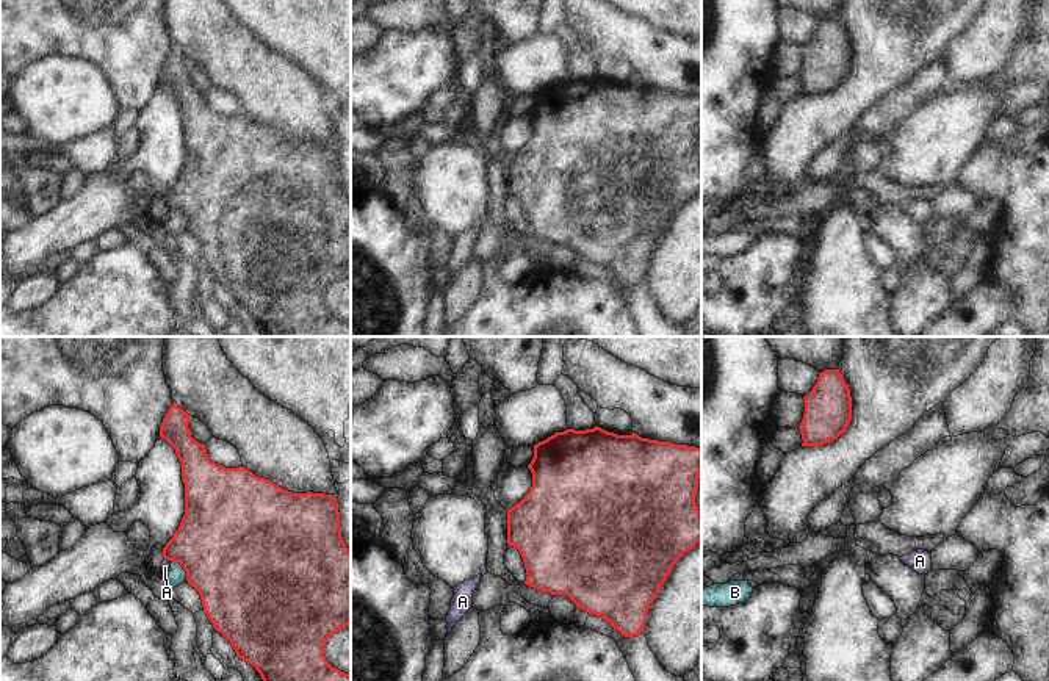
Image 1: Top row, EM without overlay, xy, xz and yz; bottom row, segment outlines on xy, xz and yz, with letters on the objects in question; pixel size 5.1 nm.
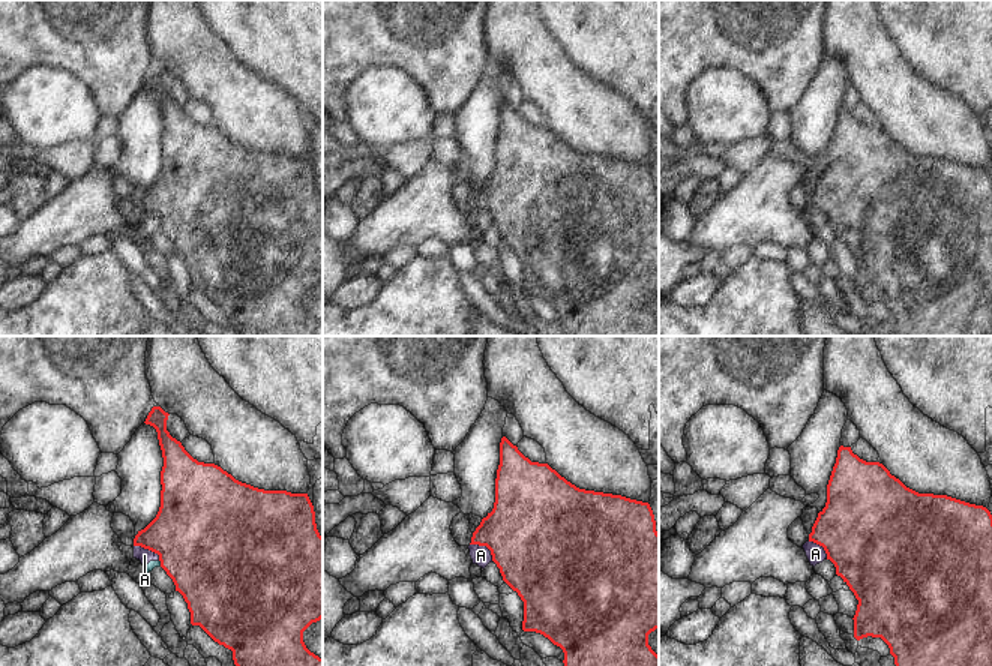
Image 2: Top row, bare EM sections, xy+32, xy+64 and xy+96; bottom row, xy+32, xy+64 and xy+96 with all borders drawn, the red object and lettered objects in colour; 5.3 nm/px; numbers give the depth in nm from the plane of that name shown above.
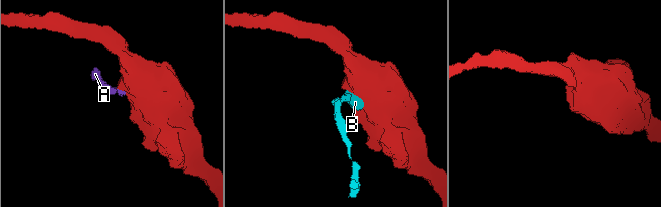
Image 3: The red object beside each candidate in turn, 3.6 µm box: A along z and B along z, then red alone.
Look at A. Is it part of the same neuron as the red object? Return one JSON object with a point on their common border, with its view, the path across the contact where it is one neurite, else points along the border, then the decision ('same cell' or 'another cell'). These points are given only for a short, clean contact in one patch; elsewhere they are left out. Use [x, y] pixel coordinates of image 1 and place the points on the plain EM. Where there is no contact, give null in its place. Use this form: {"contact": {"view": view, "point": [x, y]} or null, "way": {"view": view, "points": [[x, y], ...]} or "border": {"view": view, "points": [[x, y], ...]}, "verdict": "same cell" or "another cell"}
{"contact": {"view": "xy", "point": [168, 208]}, "border": {"view": "xy", "points": [[165, 207], [171, 210]]}, "verdict": "another cell"}

